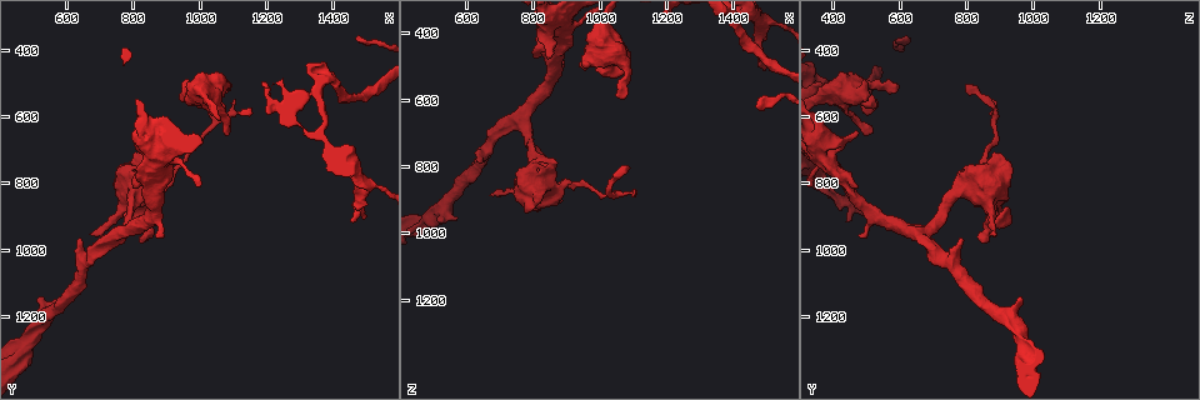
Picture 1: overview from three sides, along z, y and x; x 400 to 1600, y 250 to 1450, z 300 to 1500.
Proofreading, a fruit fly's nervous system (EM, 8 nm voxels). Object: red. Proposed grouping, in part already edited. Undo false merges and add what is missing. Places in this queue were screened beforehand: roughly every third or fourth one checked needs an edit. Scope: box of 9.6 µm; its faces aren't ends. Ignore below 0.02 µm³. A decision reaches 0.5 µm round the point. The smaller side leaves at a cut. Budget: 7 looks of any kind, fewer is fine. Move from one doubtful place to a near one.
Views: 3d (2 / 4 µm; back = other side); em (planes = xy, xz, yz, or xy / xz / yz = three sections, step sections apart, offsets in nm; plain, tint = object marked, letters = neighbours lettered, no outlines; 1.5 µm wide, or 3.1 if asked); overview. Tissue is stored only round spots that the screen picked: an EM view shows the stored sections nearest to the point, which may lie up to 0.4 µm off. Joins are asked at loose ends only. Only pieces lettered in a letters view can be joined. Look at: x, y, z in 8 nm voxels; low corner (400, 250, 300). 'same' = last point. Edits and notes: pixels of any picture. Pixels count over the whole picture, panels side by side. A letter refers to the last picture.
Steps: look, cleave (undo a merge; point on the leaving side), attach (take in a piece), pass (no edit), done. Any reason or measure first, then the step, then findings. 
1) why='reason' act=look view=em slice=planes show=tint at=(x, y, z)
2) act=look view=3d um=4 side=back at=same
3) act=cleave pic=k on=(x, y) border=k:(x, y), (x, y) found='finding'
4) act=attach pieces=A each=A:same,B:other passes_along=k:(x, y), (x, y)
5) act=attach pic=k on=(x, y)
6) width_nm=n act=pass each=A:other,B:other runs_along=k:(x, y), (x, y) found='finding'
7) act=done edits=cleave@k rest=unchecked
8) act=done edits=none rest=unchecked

why='thick turns thin' act=look view=em slice=planes show=tint at=(810, 850, 760)

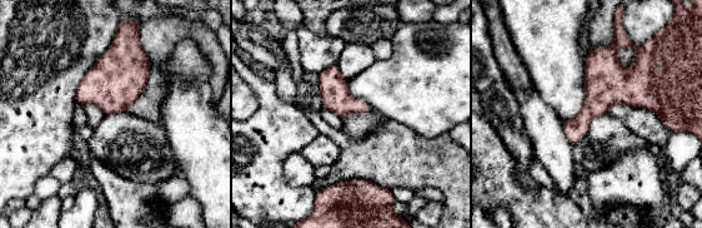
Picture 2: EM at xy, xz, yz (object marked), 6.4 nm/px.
act=look view=em slice=planes show=letters at=same

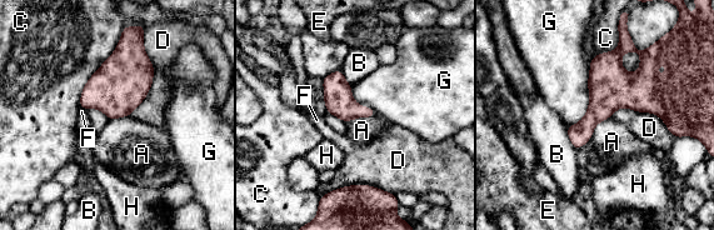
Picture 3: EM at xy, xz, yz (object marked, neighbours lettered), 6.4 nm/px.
act=pass each=A:other,B:other,C:other,D:other,E:other,F:other,G:other,H:other border=3:(612, 115), (594, 128), (577, 151) found='all the same cell'

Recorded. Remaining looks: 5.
why='an open end' act=look view=em slice=planes show=letters at=(870, 970, 480)

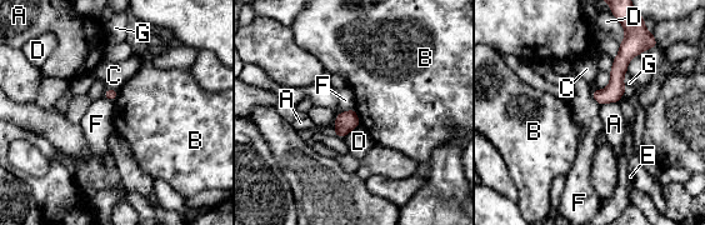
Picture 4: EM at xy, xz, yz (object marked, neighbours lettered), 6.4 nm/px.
act=pass each=A:other,B:other,C:other,D:other,E:other,F:other,G:other found='none of them fits'

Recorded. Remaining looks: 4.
why='a fork' act=look view=3d um=2 at=(1020, 500, 440)

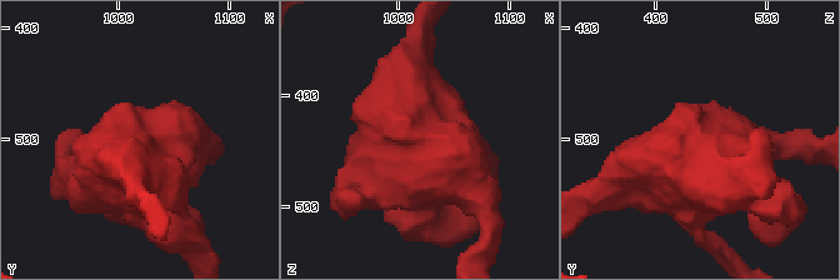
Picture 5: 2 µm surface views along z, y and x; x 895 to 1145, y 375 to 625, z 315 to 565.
act=look view=em slice=xy step=8 show=letters at=(1028, 494, 440)

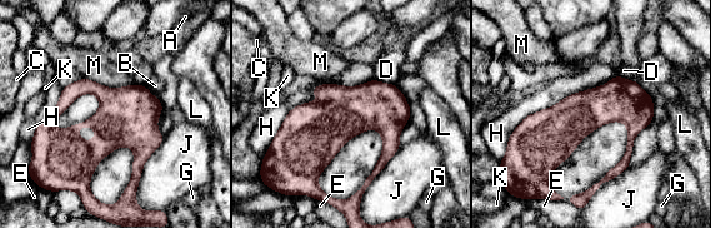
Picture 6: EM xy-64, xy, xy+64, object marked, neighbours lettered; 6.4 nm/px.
width_nm=280 longest_contact=H:800nm act=pass each=A:other,B:other,C:other,D:other,E:other,G:other,H:other,J:other,K:other,L:other,M:other found='one cell here'

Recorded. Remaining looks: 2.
act=done edits=none rest=unchecked

